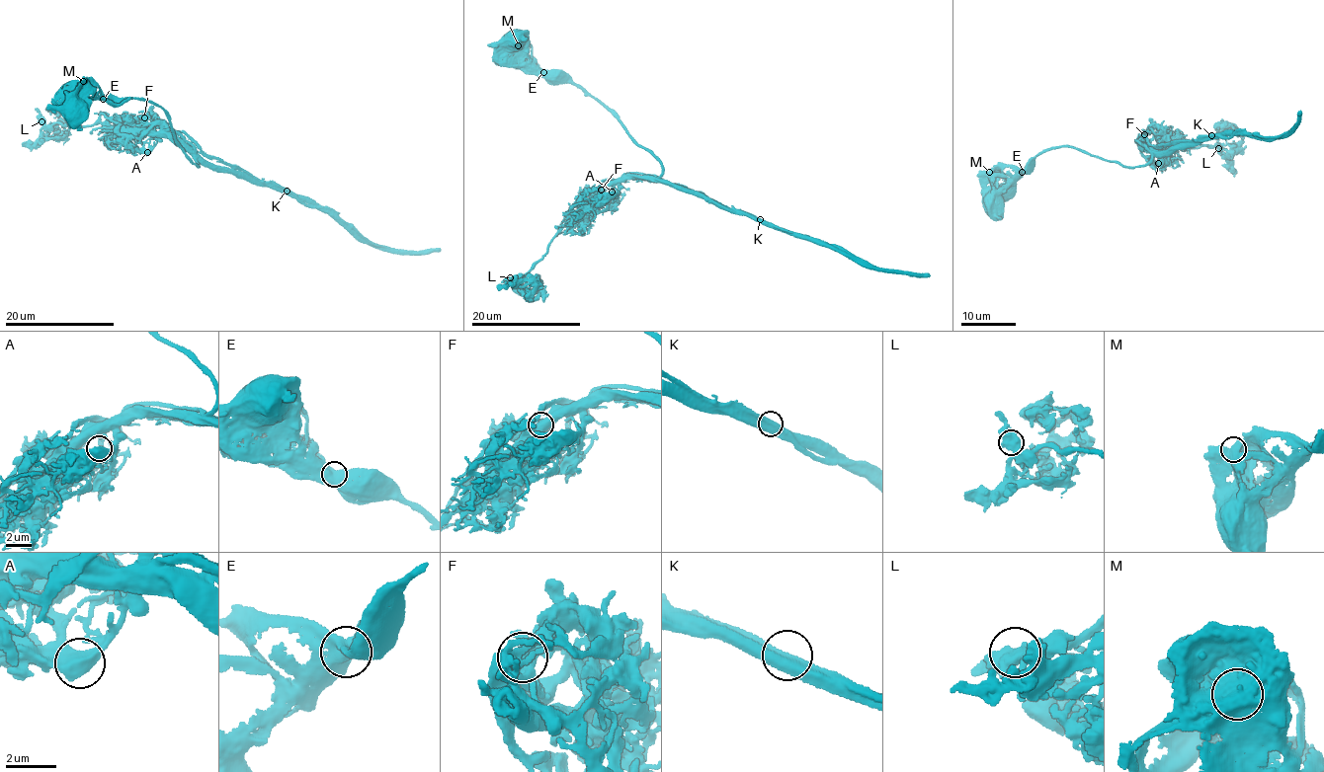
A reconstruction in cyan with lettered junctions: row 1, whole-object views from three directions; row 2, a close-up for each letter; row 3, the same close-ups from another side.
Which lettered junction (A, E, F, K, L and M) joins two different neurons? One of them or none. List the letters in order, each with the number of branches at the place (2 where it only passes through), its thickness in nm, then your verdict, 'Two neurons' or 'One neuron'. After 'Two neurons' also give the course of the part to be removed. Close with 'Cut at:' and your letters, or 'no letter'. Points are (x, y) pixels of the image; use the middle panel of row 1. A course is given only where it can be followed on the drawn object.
A: Branches: 3. Thickness 440 nm. One neuron
E: Branches: 2. Thickness 650 nm. One neuron
F: Branches: 2. Thickness 600 nm. One neuron
K: Branches: 2. Thickness 650 nm. Two neurons. Course of the part to remove: (760, 219), (655, 178), (608, 178), (580, 196), (547, 252), (521, 278), (528, 300), (520, 284), (523, 277)
L: Branches: 2. Thickness 650 nm. One neuron
M: Branches: 2. Thickness 600 nm. One neuron
Cut at: K

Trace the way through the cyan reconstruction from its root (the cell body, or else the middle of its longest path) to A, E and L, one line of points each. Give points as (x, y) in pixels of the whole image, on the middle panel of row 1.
A: (514, 38), (552, 81), (581, 85), (618, 118), (631, 140), (660, 162), (658, 177), (624, 178), (612, 192)
E: (514, 38), (533, 65), (543, 72)
L: (514, 38), (552, 81), (578, 84), (593, 95), (662, 168), (658, 177), (611, 181), (527, 271), (510, 277)

